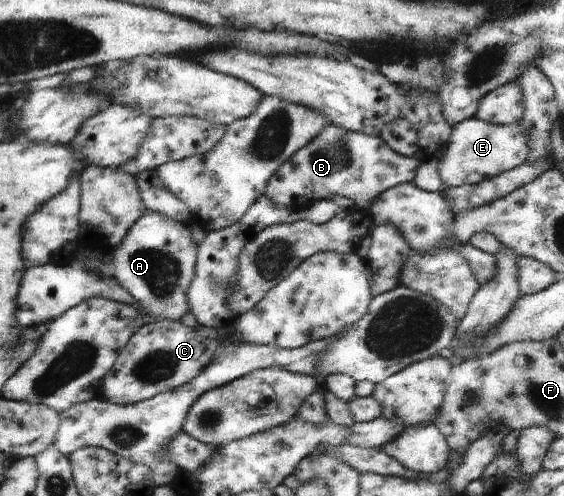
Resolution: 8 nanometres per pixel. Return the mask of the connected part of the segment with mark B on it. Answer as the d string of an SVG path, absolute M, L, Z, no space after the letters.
M328 124L306 146L299 148L273 174L265 188L265 194L277 205L294 205L306 207L314 201L330 199L334 196L346 197L354 201L356 208L368 209L385 190L393 186L412 182L420 161L414 157L407 157L392 150L381 138L349 131L342 127Z

